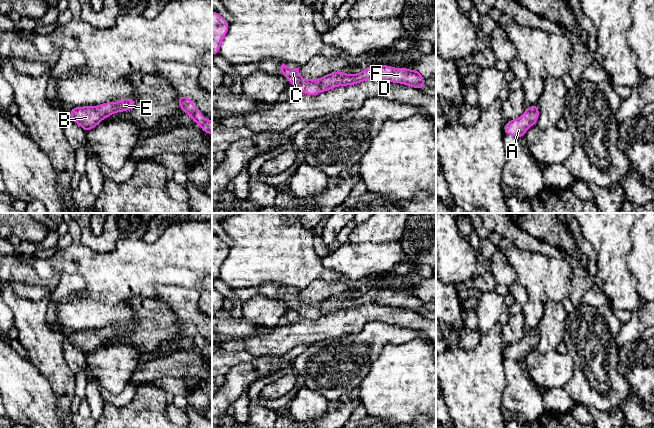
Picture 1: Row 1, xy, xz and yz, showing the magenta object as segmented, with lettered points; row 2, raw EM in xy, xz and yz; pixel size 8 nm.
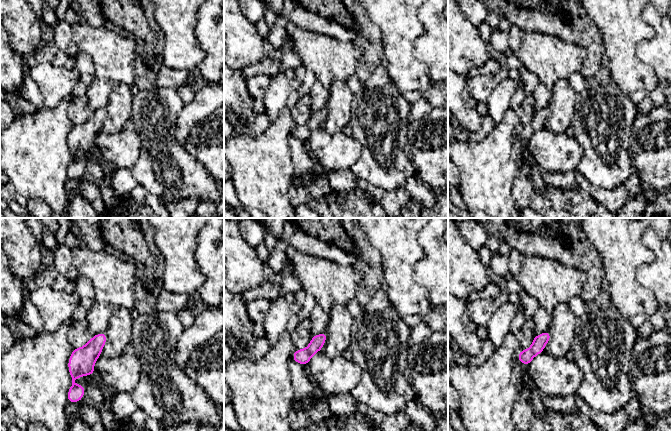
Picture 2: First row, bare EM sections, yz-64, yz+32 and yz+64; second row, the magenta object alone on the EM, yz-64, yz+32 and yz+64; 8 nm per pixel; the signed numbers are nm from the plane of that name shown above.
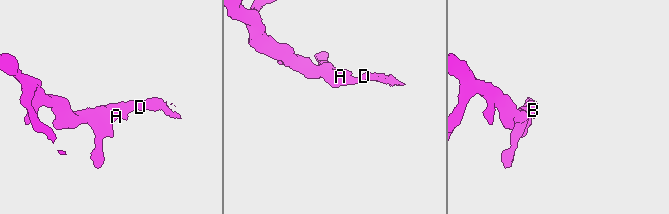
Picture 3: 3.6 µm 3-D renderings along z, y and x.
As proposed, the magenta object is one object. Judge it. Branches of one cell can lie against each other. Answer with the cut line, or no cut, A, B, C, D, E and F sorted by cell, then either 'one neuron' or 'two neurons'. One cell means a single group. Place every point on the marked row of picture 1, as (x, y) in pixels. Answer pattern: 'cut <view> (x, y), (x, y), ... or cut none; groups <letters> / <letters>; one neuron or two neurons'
cut none; groups A B C D E F; one neuron

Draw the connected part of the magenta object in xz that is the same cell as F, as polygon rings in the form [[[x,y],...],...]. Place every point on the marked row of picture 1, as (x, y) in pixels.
[[[280,61],[279,69],[288,82],[301,93],[315,96],[320,92],[331,90],[338,86],[348,86],[364,82],[368,79],[400,83],[415,87],[422,91],[424,78],[420,71],[408,68],[394,68],[389,65],[373,64],[358,74],[345,74],[342,71],[331,72],[320,79],[304,79],[300,77],[299,68],[290,69],[285,62]]]

